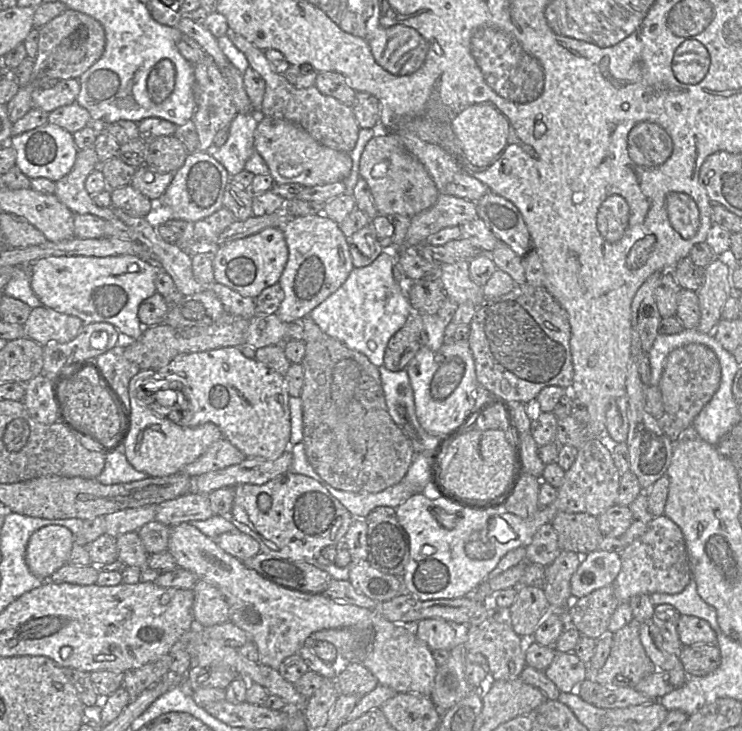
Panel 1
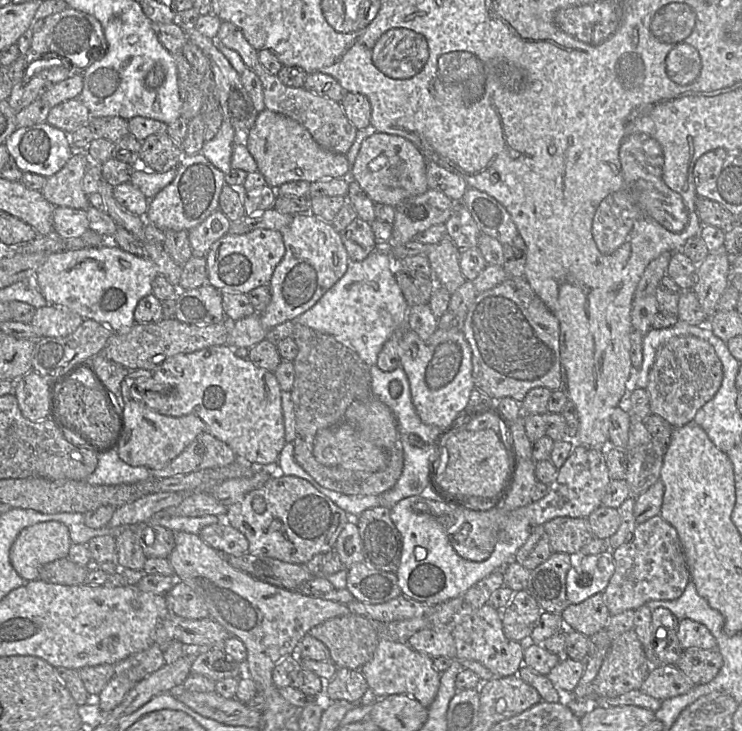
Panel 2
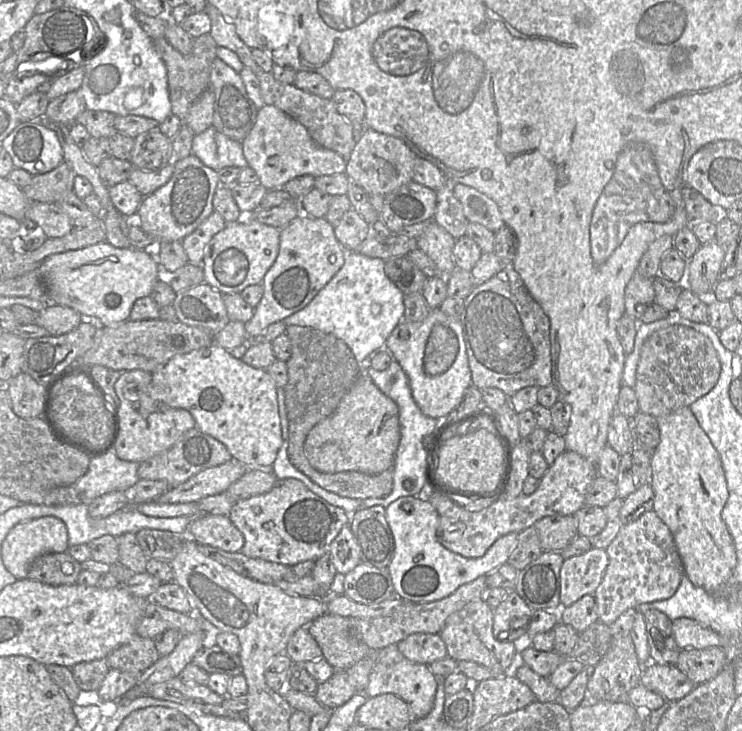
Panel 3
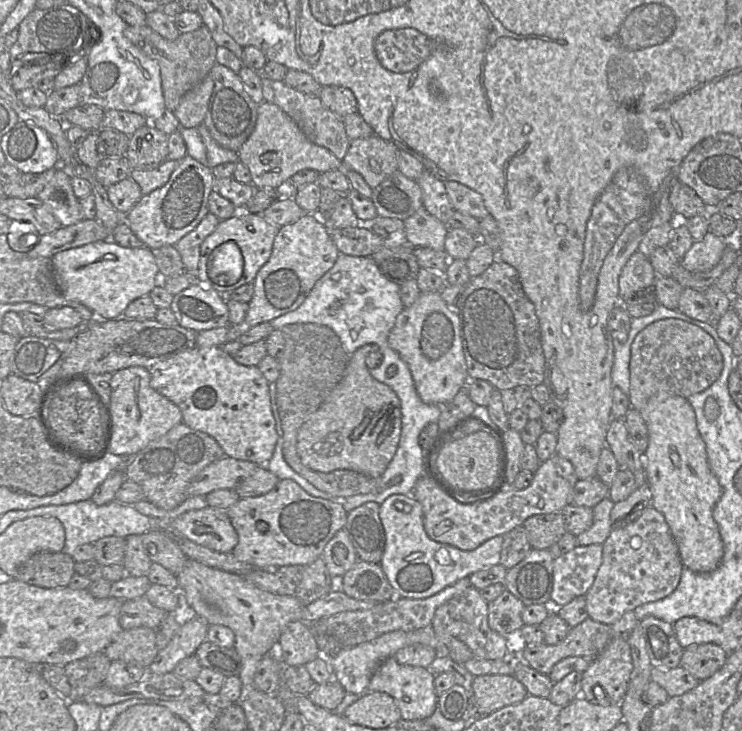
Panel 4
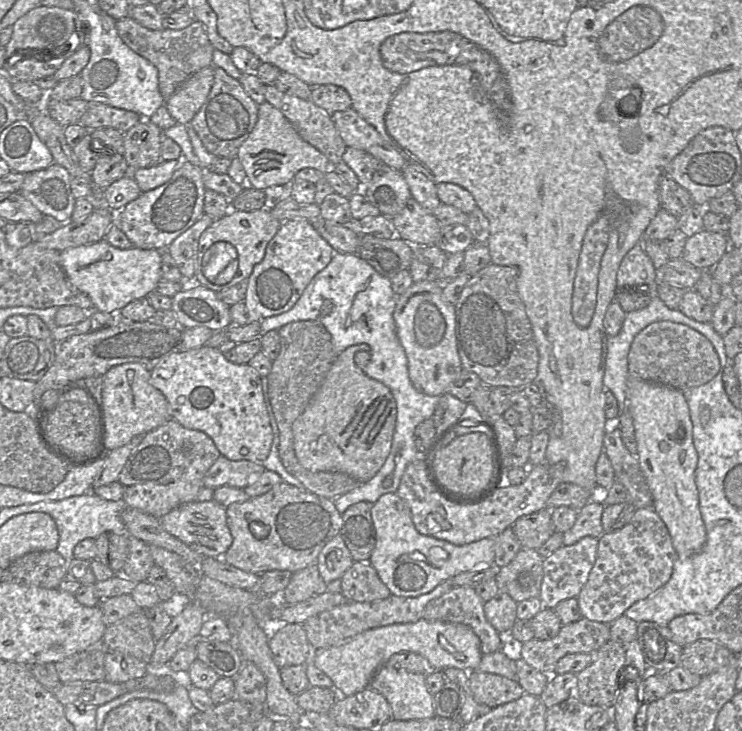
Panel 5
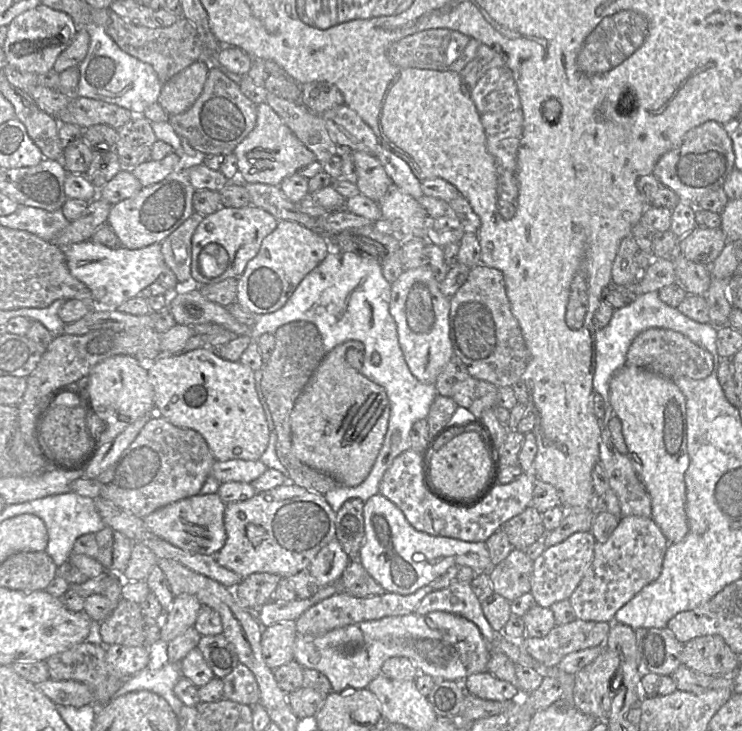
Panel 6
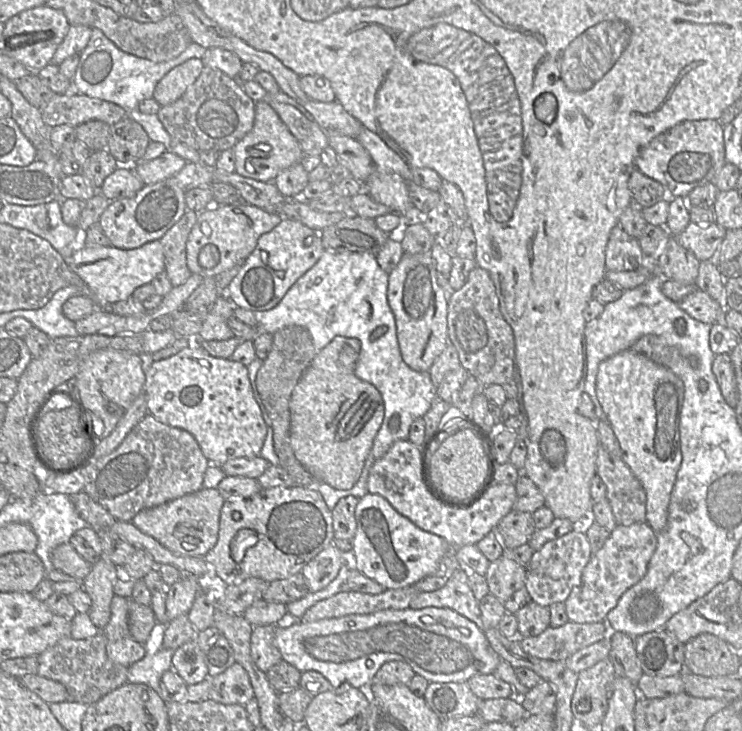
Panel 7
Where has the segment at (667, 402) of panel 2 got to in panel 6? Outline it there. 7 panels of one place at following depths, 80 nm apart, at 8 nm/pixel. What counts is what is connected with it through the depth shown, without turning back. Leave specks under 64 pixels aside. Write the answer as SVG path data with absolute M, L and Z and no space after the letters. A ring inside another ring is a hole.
M649 328L641 332L628 349L627 364L649 370L671 380L681 376L702 380L707 378L714 369L713 356L709 351L684 334L664 328Z

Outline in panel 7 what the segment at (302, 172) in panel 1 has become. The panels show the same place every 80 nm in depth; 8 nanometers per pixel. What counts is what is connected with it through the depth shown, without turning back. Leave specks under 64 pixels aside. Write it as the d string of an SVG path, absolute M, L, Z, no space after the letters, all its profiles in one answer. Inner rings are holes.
M265 101L255 104L255 120L252 130L233 148L235 172L243 177L261 182L273 182L284 169L299 163L304 153L287 126Z

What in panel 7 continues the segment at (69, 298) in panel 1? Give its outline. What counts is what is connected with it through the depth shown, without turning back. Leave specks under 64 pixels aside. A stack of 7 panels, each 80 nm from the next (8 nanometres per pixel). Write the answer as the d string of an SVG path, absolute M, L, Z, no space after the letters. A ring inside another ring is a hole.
M154 240L136 249L113 246L86 246L79 244L69 258L69 266L105 304L127 300L133 292L165 271L164 249L160 240Z

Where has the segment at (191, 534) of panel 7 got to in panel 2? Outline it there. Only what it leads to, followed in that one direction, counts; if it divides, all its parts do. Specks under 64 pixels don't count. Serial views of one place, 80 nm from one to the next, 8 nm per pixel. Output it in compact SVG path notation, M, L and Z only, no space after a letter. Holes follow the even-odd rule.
M224 518L218 523L205 526L198 535L205 543L222 554L241 556L248 553L248 539Z

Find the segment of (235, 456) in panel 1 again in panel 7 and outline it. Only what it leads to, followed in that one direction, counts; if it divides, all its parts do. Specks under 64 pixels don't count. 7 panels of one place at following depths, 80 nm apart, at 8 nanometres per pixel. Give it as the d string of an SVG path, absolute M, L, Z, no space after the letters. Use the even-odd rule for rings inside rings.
M147 414L109 455L93 459L78 470L83 477L83 492L119 521L129 522L141 510L152 508L203 488L204 474L210 465L195 437L186 430L168 426Z

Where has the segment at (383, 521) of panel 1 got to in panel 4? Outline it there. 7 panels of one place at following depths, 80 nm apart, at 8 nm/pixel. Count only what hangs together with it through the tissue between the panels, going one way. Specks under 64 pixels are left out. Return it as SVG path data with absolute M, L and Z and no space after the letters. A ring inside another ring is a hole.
M367 502L348 513L344 527L361 561L379 564L385 548L380 505Z

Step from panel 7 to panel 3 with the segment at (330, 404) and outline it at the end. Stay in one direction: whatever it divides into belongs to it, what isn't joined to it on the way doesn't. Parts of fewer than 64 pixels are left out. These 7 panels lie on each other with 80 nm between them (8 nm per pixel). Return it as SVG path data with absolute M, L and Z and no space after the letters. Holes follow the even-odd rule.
M369 360L360 364L363 366L358 379L336 410L317 423L306 437L305 455L311 466L321 472L358 471L379 474L393 466L400 442L398 406L370 378Z

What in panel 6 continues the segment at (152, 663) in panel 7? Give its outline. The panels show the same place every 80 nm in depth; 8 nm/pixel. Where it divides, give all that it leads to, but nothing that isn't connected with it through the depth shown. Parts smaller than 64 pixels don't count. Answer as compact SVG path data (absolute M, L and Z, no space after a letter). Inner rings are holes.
M169 661L163 667L156 670L146 667L127 678L114 695L107 702L99 706L105 705L111 700L129 692L148 690L163 697L177 715L184 705L174 692L174 687L181 676L179 663Z

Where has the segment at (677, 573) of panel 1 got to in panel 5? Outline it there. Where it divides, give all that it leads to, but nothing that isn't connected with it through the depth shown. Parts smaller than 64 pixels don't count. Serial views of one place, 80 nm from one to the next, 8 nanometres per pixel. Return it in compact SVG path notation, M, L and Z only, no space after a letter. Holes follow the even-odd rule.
M638 509L632 519L621 529L603 534L598 538L595 563L588 579L577 596L582 617L611 624L637 601L643 600L663 587L671 578L677 553L668 529L655 510Z

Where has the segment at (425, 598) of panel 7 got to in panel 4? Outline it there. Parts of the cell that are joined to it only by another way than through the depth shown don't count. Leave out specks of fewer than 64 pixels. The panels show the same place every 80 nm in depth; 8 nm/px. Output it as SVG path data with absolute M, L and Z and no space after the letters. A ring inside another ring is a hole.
M470 587L462 594L448 600L435 611L432 627L439 636L452 636L464 642L472 651L473 658L485 660L507 659L507 641L488 624L488 602L479 590Z

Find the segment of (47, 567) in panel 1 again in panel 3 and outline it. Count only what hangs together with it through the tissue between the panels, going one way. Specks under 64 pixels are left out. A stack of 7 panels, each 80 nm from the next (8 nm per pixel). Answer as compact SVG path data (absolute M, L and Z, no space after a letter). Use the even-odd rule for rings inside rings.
M46 516L24 521L14 526L2 543L1 557L9 572L17 579L25 579L29 565L36 557L48 552L65 552L69 547L66 524L59 518Z

